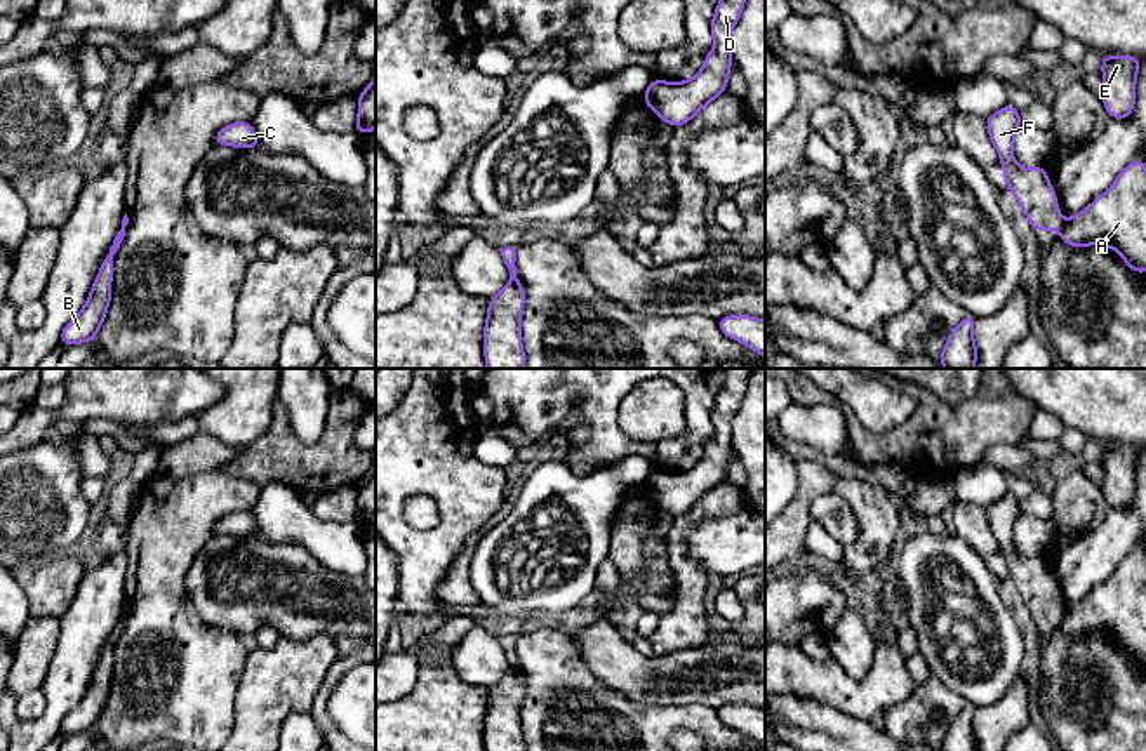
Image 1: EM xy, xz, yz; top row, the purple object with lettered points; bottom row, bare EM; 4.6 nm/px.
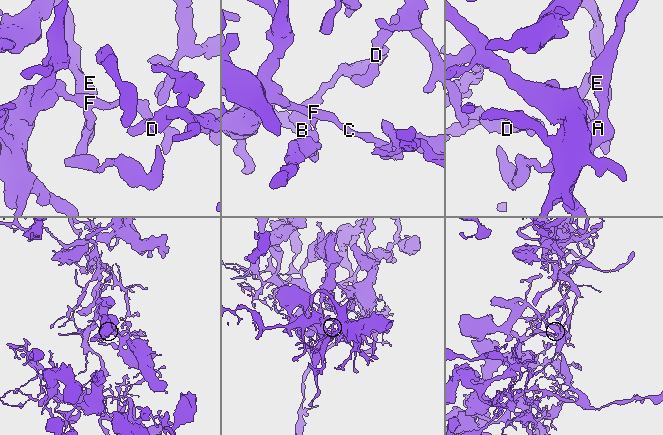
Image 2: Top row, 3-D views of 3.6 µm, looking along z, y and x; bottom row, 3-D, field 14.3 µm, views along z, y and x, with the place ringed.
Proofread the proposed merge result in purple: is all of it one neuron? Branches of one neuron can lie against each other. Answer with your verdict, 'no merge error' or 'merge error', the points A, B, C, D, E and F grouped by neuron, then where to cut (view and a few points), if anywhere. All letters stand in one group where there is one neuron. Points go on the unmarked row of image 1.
no merge error; A B C D E F; no cut

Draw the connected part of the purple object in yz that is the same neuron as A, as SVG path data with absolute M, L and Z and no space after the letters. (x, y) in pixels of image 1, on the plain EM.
M1007 494L989 504L986 513L989 530L995 534L1007 565L1007 579L1014 582L1035 619L1056 619L1068 636L1089 636L1092 633L1111 636L1132 661L1146 661L1144 549L1129 553L1104 584L1064 610L1043 555L1024 558L1014 549L1014 525L1021 516L1019 501Z

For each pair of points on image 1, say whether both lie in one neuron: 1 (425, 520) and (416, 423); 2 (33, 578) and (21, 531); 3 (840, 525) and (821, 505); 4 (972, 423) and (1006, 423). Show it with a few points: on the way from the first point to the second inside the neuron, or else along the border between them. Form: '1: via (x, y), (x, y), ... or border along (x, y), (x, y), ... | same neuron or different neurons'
1: border along (404, 503), (426, 496), (440, 518) | different neurons
2: border along (66, 551), (56, 557), (18, 562) | different neurons
3: via (837, 520), (826, 510) | same neuron
4: via (981, 423), (997, 423) | same neuron

